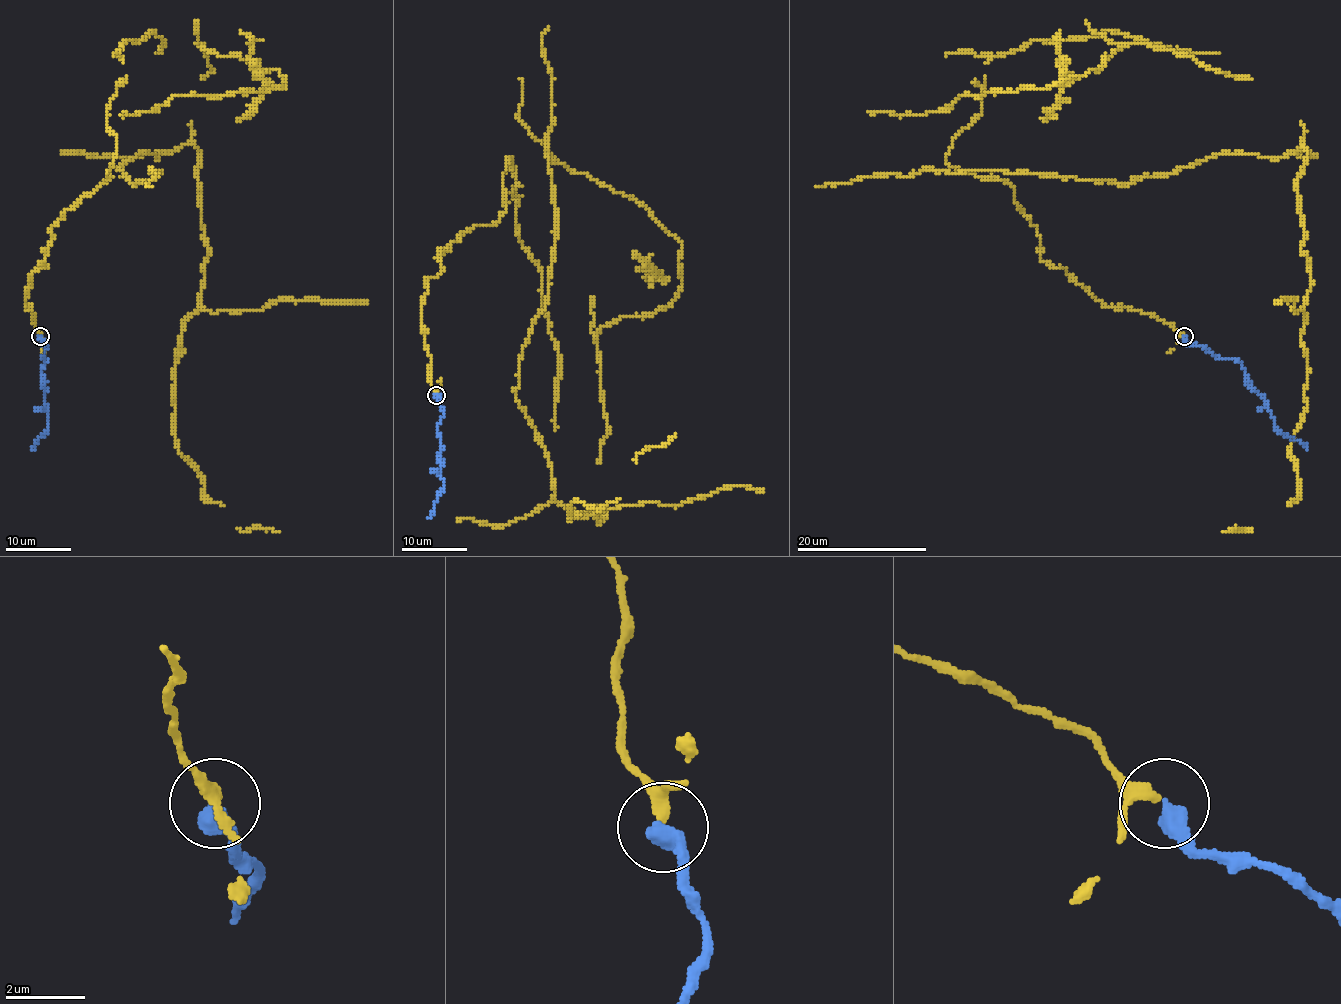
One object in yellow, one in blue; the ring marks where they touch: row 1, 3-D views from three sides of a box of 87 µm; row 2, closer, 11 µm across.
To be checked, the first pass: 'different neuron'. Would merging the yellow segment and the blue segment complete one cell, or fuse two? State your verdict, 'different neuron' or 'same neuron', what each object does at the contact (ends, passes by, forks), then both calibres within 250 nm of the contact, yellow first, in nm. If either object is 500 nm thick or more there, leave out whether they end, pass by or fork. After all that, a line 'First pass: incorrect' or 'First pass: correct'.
same neuron | 240/500 nm
First pass: incorrect

